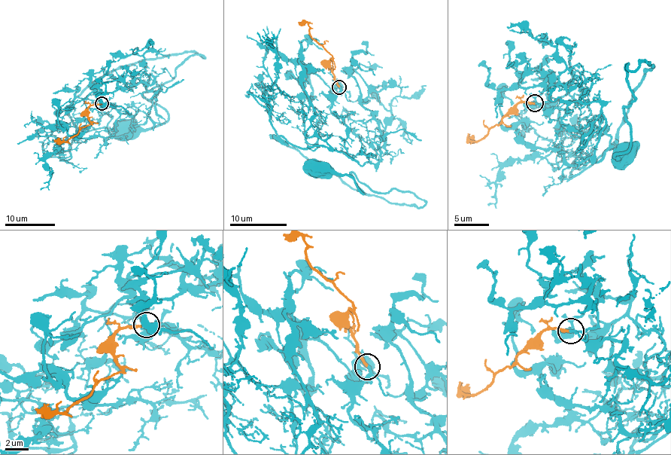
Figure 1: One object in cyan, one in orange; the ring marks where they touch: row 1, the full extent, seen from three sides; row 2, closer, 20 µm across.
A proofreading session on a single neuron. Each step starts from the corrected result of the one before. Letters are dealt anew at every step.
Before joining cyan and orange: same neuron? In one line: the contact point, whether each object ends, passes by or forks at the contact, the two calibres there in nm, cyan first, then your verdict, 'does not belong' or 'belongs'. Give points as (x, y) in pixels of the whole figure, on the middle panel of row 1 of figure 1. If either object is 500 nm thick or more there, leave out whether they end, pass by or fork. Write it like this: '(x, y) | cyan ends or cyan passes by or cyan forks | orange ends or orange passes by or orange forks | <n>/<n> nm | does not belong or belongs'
(339, 87) | cyan passes by | orange ends | 160/190 nm | belongs

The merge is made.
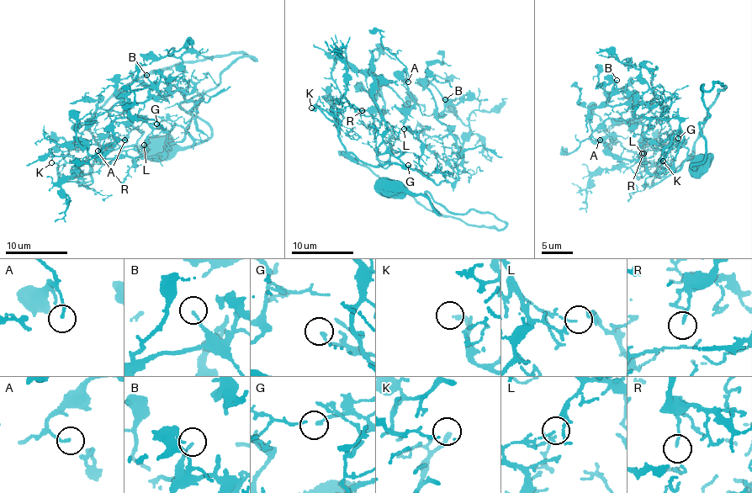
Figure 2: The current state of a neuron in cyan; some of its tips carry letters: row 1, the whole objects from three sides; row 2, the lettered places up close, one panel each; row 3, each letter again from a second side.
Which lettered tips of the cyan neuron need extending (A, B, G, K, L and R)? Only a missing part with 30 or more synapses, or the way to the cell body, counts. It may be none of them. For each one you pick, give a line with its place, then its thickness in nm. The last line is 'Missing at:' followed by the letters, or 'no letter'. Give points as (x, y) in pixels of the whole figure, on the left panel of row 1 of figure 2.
K: (51, 162) | 180 nm
Missing at: K

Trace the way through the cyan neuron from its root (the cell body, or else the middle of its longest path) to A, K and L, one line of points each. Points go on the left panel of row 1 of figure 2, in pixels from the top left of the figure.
A: (158, 151), (256, 59), (138, 77), (92, 135), (185, 135), (124, 140)
K: (158, 151), (210, 135), (181, 104), (256, 59), (138, 77), (89, 120), (91, 172), (61, 178), (51, 162)
L: (158, 151), (210, 135), (181, 104), (256, 59), (156, 69), (89, 120), (162, 156), (134, 166), (144, 145)

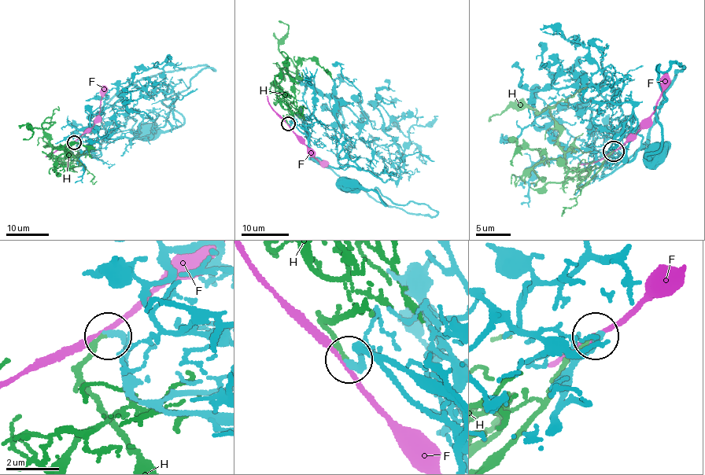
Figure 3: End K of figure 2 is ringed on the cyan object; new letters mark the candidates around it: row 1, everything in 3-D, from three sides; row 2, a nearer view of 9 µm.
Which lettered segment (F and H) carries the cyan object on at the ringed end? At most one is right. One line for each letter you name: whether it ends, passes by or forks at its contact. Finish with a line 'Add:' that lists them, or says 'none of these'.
H: it ends
Add: H

